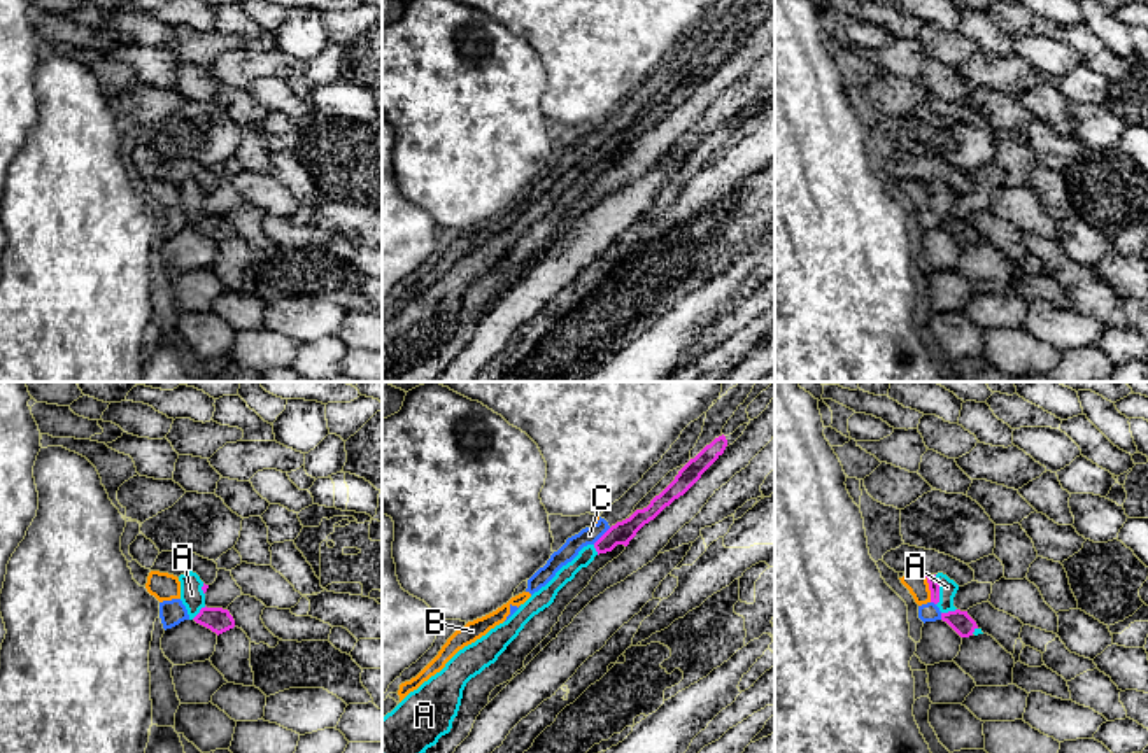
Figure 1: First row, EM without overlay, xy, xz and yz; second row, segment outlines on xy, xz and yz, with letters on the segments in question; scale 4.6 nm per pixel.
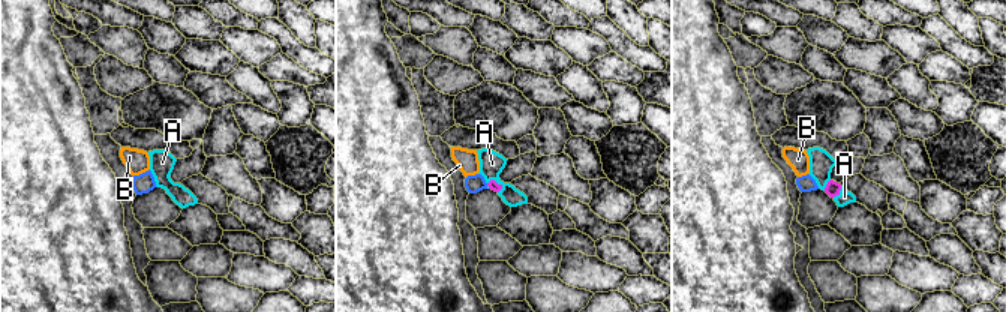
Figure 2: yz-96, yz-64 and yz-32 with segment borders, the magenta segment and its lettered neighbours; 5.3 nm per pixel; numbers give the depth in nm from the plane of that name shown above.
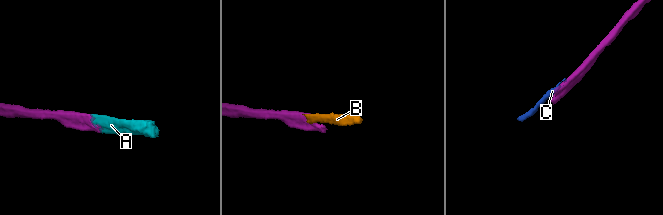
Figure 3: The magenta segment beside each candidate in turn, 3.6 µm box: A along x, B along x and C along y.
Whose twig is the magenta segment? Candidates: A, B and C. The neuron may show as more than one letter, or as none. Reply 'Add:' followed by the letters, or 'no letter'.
Add: A

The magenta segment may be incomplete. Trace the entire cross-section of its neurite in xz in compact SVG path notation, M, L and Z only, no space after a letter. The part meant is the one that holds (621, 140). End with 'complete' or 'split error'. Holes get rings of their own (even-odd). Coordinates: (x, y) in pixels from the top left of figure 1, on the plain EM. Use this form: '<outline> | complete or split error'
M724 42L715 46L678 79L675 88L647 116L636 117L629 126L612 133L594 152L584 154L545 194L521 212L507 229L459 257L440 280L410 299L387 320L382 326L382 382L389 382L394 375L415 368L435 354L442 343L449 341L466 291L494 271L524 233L549 215L557 200L582 175L587 175L596 163L612 159L617 152L627 154L645 131L684 103L724 61L726 54L727 47Z | split error

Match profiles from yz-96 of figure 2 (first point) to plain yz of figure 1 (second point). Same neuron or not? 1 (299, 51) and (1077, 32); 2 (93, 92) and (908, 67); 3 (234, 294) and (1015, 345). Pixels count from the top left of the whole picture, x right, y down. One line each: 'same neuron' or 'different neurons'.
1: same neuron
2: different neurons
3: same neuron

